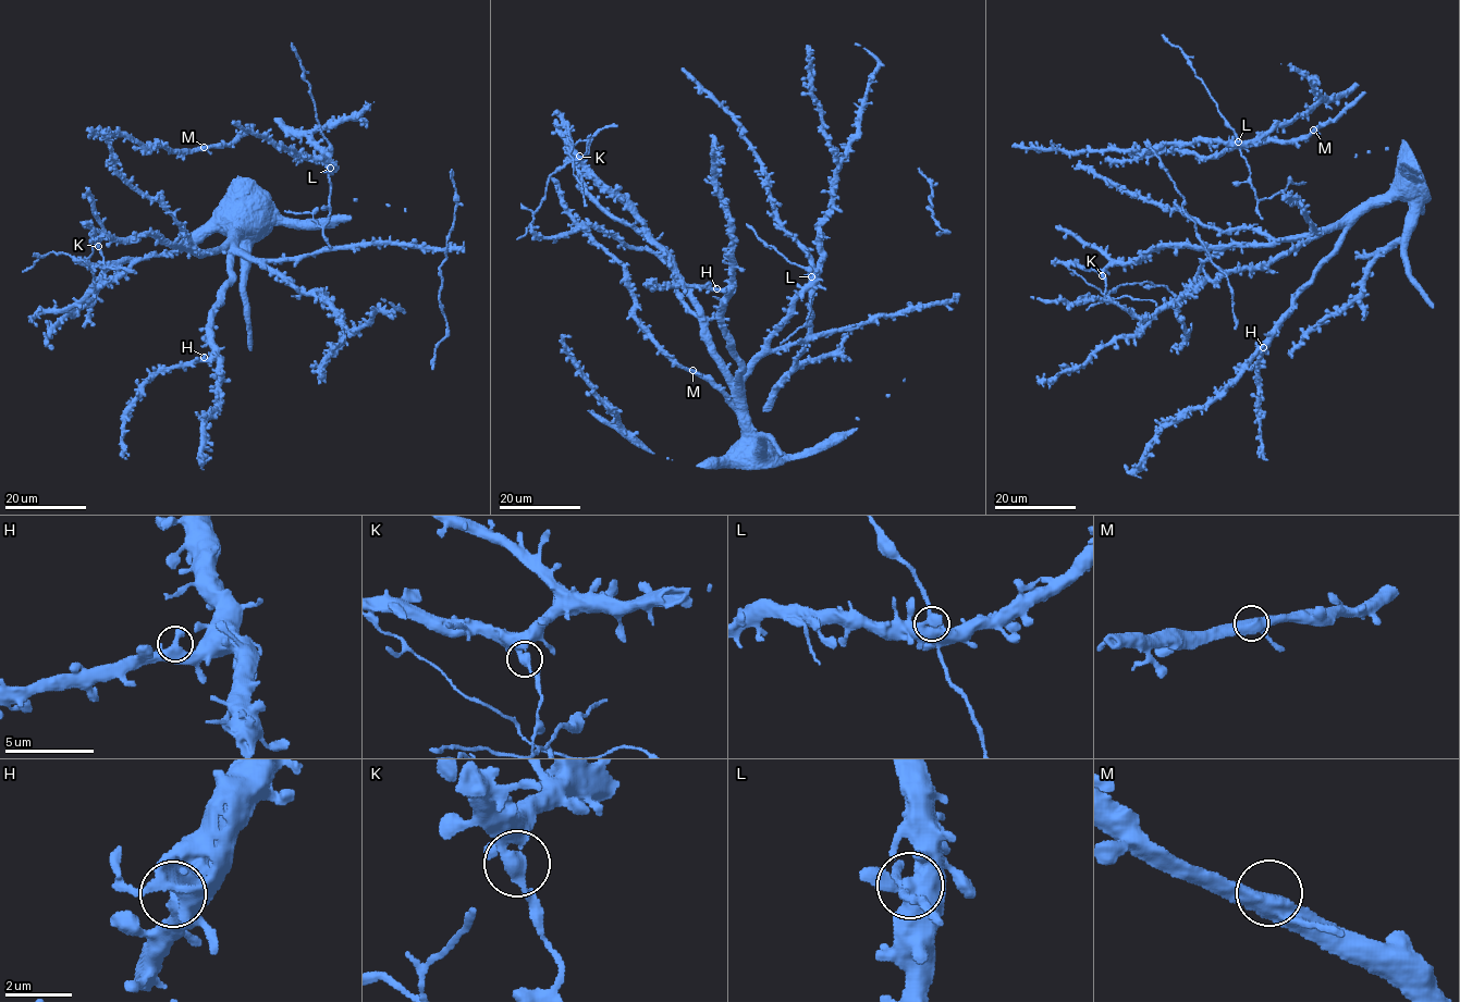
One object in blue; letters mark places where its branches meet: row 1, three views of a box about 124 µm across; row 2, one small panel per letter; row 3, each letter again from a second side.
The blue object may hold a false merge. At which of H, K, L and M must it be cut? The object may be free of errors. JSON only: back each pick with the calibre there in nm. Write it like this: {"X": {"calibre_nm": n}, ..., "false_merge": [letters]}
{"K": {"calibre_nm": 400}, "false_merge": ["K"]}

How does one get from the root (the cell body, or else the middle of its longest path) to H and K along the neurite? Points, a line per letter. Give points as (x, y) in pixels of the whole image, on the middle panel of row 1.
H: (566, 161), (590, 197), (664, 252), (676, 295), (735, 382), (741, 365), (716, 288)
K: (566, 161), (575, 163), (590, 197), (664, 252), (676, 295), (698, 316), (673, 271), (671, 258), (578, 157)

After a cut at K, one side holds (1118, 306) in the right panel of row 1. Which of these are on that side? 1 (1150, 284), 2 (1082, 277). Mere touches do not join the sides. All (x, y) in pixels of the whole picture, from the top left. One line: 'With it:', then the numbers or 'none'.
With it: none

